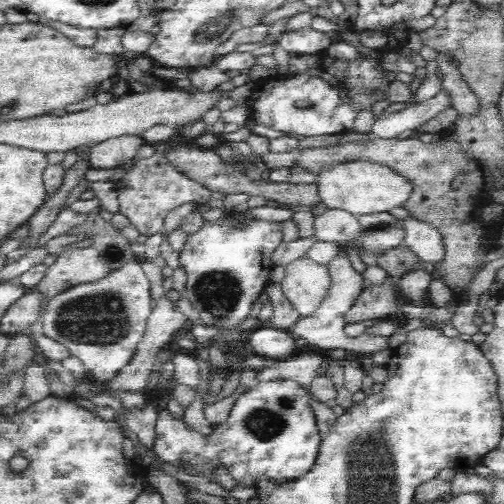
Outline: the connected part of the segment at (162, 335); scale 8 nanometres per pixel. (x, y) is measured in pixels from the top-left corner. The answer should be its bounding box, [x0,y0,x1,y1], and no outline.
[110,295,186,392]

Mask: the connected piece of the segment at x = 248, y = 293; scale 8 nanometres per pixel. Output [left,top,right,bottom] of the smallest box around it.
[180,210,284,328]

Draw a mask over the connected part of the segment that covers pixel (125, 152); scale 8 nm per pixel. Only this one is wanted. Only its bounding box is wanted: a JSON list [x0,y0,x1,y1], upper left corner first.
[87,134,142,170]

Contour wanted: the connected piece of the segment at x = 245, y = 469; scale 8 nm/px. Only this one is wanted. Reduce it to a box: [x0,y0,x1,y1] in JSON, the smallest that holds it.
[152,379,322,488]

